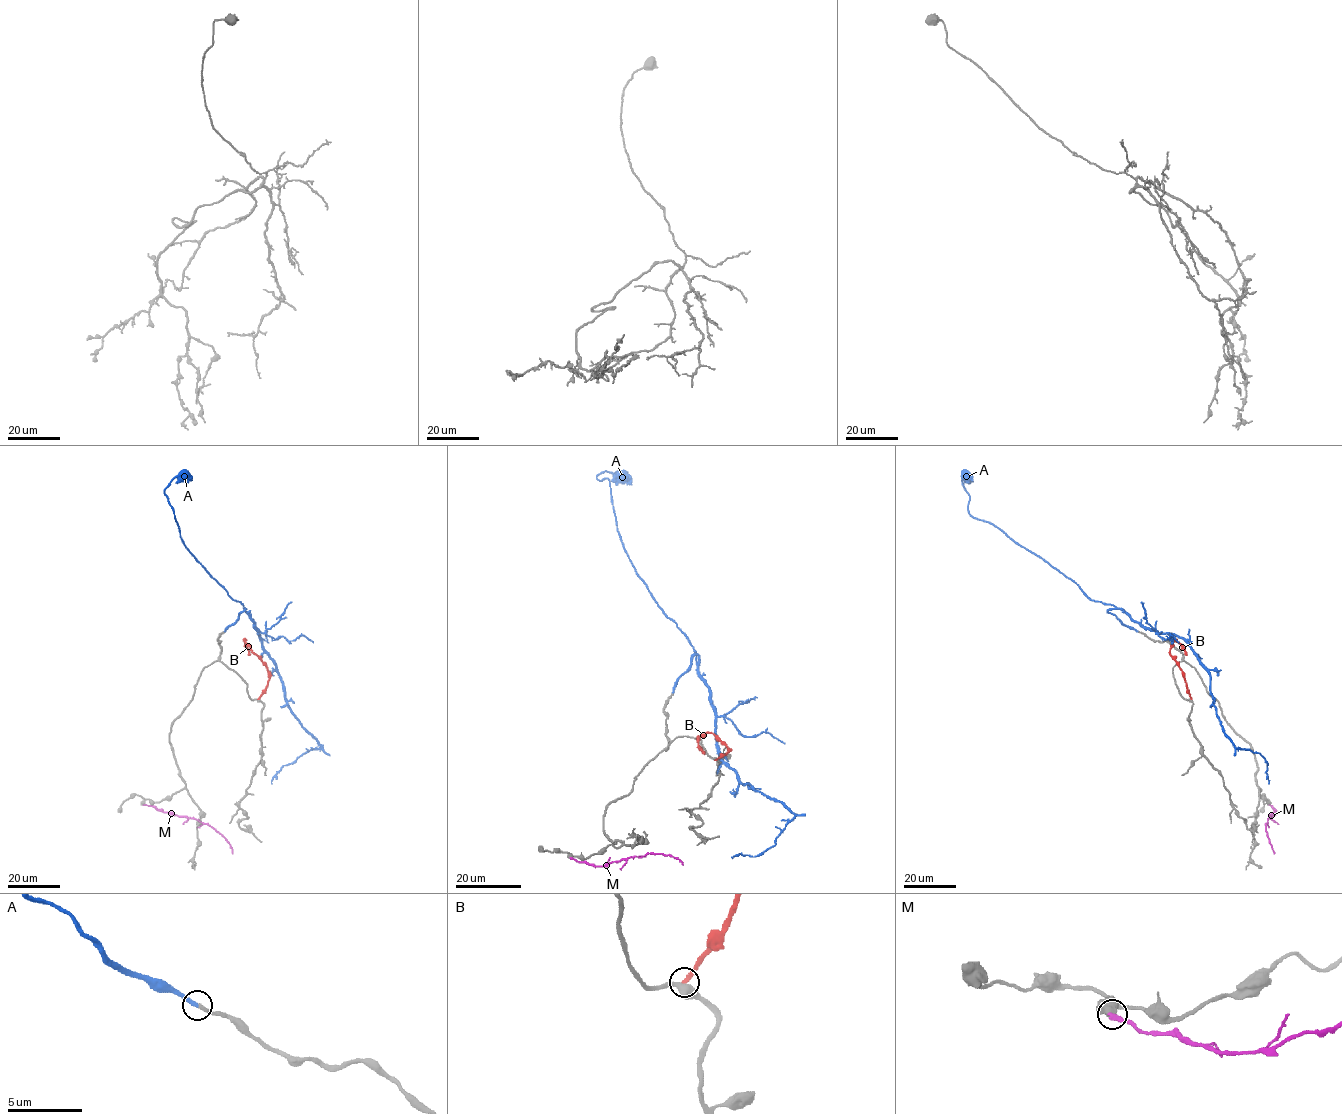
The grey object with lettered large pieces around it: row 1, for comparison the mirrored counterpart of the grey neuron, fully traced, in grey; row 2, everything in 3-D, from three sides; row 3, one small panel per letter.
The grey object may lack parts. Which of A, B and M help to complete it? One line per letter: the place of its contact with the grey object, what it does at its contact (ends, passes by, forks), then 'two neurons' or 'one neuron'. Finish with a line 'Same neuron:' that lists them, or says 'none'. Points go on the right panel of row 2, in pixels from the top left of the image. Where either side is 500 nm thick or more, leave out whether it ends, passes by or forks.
A: meets grey at (1137, 631); it ends there; one neuron
B: meets grey at (1191, 699); it ends there; two neurons
M: meets grey at (1269, 804); two neurons
Same neuron: A

